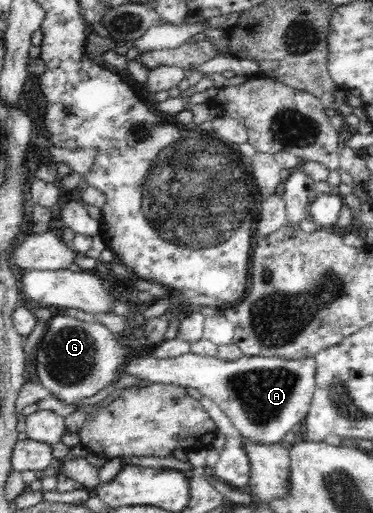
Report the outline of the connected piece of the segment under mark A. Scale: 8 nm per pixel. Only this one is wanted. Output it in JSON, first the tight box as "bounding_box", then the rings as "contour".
{"bounding_box":[122,351,317,444],"contour":[[[190,351],[187,354],[179,355],[179,356],[169,356],[169,357],[159,357],[155,356],[152,353],[148,353],[148,355],[138,355],[136,353],[136,357],[132,357],[132,359],[128,358],[127,362],[124,364],[124,371],[122,371],[122,375],[128,375],[128,377],[136,377],[136,379],[144,379],[144,381],[150,381],[151,383],[165,383],[165,384],[174,384],[180,387],[193,387],[194,389],[198,389],[203,396],[209,397],[214,401],[218,407],[230,418],[232,425],[240,432],[240,435],[250,438],[251,440],[260,440],[263,444],[280,444],[282,438],[296,425],[296,423],[300,423],[302,419],[307,416],[309,412],[309,407],[311,405],[311,399],[313,397],[313,393],[315,391],[316,385],[316,375],[317,375],[317,359],[314,356],[303,356],[302,359],[282,359],[279,356],[239,356],[238,359],[235,360],[223,360],[218,359],[213,355],[203,355],[202,353],[195,353],[194,351]]]}

